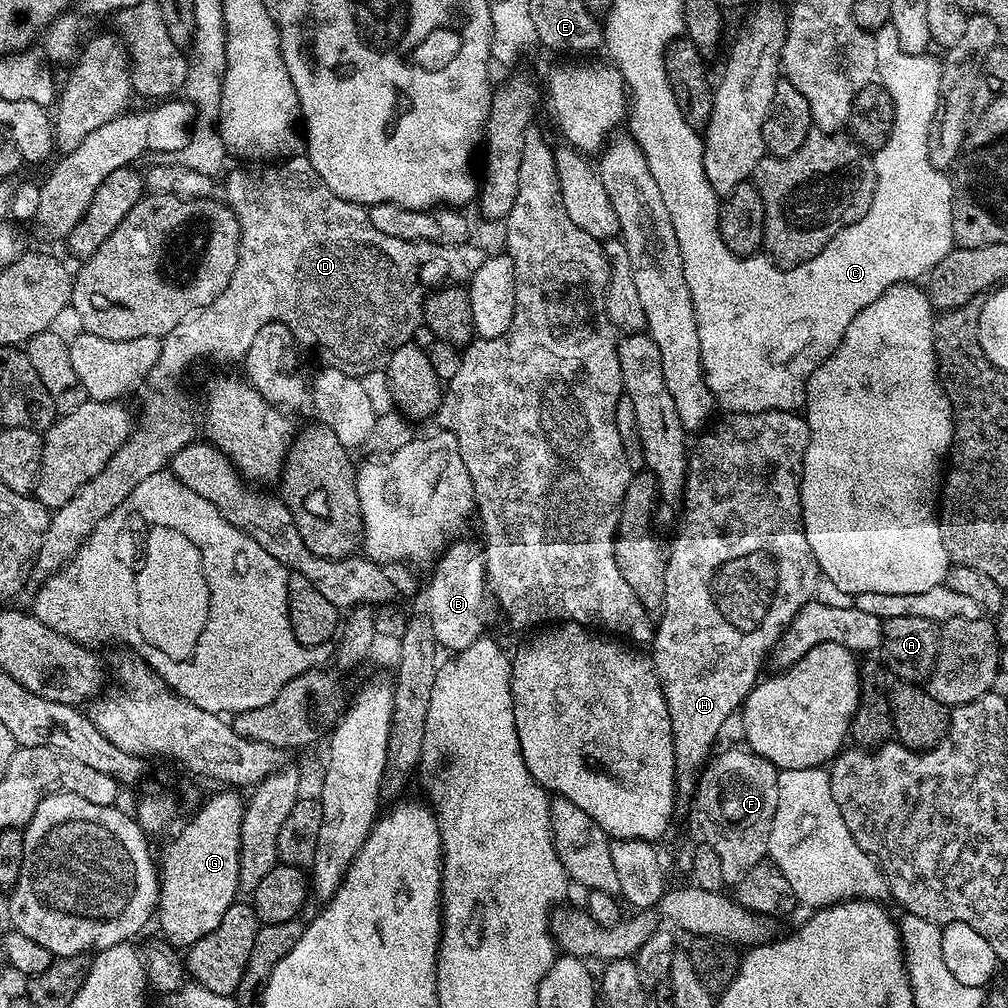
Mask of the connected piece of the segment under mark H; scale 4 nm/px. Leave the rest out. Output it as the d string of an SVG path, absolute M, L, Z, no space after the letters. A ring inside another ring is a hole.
M767 410L762 412L733 412L725 415L723 418L725 420L718 421L719 419L717 419L715 423L713 423L711 427L709 427L707 431L705 431L703 435L699 437L701 440L698 441L697 444L695 441L694 447L691 449L688 458L688 477L686 477L684 480L684 494L682 497L682 505L684 504L684 525L681 526L680 533L677 534L676 541L674 541L672 544L672 553L669 551L666 556L666 563L664 566L666 598L664 599L664 608L660 611L658 623L654 628L654 643L650 648L650 655L656 665L656 673L660 679L660 689L666 698L666 706L668 707L670 722L672 723L672 737L674 738L674 762L676 763L676 798L681 805L691 805L693 803L695 791L698 787L698 777L700 776L702 769L705 767L706 761L709 759L708 754L712 748L712 743L719 738L720 731L722 731L724 728L724 723L726 723L727 720L735 714L735 712L737 715L737 713L741 711L745 698L752 693L753 688L756 687L758 681L761 679L762 673L760 673L760 667L763 666L764 660L766 664L772 649L776 647L776 644L780 640L780 636L782 633L784 633L785 628L788 627L788 623L790 623L790 621L792 621L792 619L794 619L794 617L800 613L802 606L813 603L816 595L816 587L818 586L818 582L822 579L822 573L820 567L818 566L818 562L810 550L810 542L806 542L806 534L804 533L804 515L800 513L800 476L804 472L804 455L806 454L806 446L808 445L807 419L805 419L803 415L797 414L796 412L769 412Z

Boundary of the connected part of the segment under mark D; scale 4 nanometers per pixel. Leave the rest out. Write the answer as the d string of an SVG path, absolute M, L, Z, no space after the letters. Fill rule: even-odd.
M307 155L289 156L283 163L276 162L271 166L240 167L244 168L227 173L229 176L223 193L240 227L240 249L234 274L226 290L222 290L222 294L218 294L210 306L198 308L182 318L182 322L178 322L178 326L174 326L174 330L161 339L158 362L152 368L151 379L164 384L165 392L149 406L144 421L141 424L139 421L138 427L116 451L114 458L106 462L103 470L90 478L90 482L86 482L86 486L82 486L82 490L78 490L78 494L66 502L66 506L55 509L49 515L42 546L30 573L33 581L47 581L53 572L59 572L86 543L98 522L120 506L130 496L130 490L138 486L138 482L151 480L156 472L165 471L171 465L174 454L193 443L195 436L192 435L198 432L197 421L196 424L192 421L191 410L180 404L180 396L175 392L176 379L191 364L199 360L243 361L250 350L250 342L254 342L254 334L273 320L285 324L301 345L313 348L327 367L357 378L380 372L387 368L390 354L394 354L398 346L409 343L414 330L422 326L424 298L429 291L449 282L471 280L474 274L478 274L478 266L482 266L486 258L486 252L475 248L472 242L428 244L425 240L403 240L382 234L382 230L377 230L374 222L370 222L367 207L338 198L338 194L334 194L334 190L320 180Z

